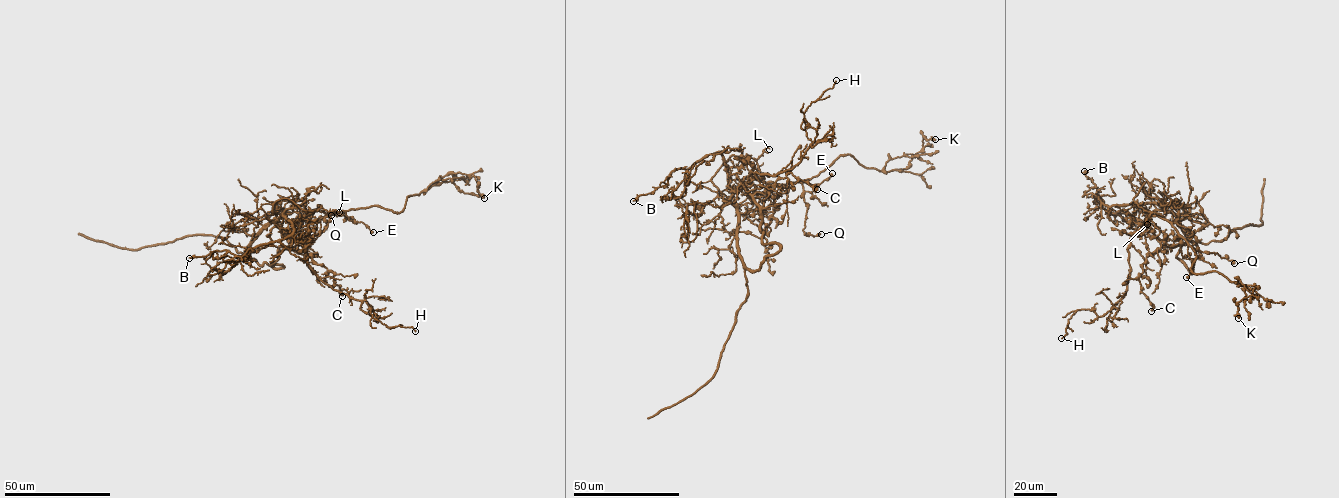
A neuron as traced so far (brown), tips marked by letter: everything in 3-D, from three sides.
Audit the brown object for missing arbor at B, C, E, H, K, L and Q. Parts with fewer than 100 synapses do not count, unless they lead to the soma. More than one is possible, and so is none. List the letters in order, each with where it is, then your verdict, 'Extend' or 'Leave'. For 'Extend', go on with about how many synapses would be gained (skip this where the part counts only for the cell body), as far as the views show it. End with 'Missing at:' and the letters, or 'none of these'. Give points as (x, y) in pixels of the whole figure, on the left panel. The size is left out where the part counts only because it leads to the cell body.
B: Place: (189, 258). Leave
C: Place: (342, 296). Leave
E: Place: (373, 232). Leave
H: Place: (415, 331). Leave
K: Place: (484, 198). Leave
L: Place: (339, 212). Leave
Q: Place: (331, 215). Leave
Missing at: none of these

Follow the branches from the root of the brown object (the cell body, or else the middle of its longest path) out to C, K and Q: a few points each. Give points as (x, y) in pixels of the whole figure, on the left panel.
C: (280, 229), (293, 235), (295, 242), (307, 243), (306, 253), (315, 263), (333, 273), (334, 283), (342, 296)
K: (280, 229), (293, 232), (315, 211), (374, 205), (401, 212), (408, 197), (451, 173), (472, 174), (484, 198)
Q: (280, 229), (293, 232), (298, 221), (315, 211), (345, 211), (337, 216), (330, 214), (316, 222), (331, 215)

